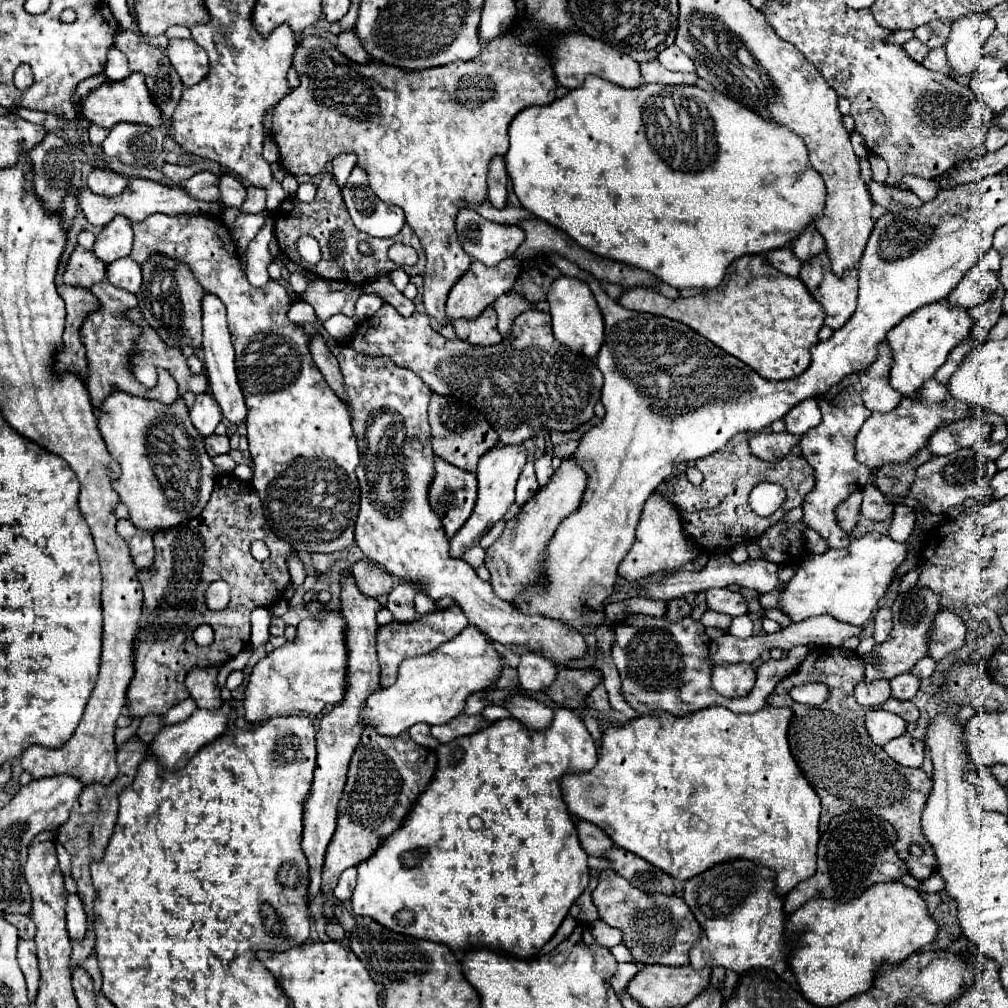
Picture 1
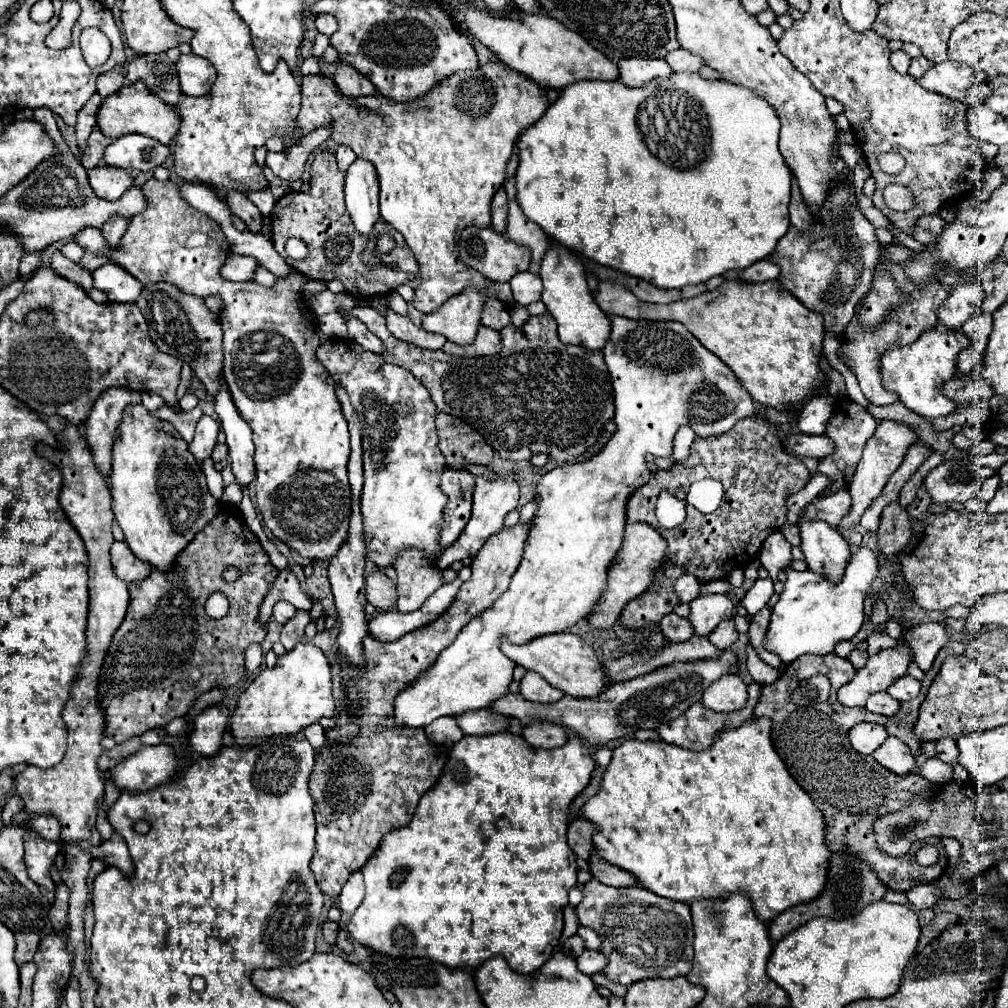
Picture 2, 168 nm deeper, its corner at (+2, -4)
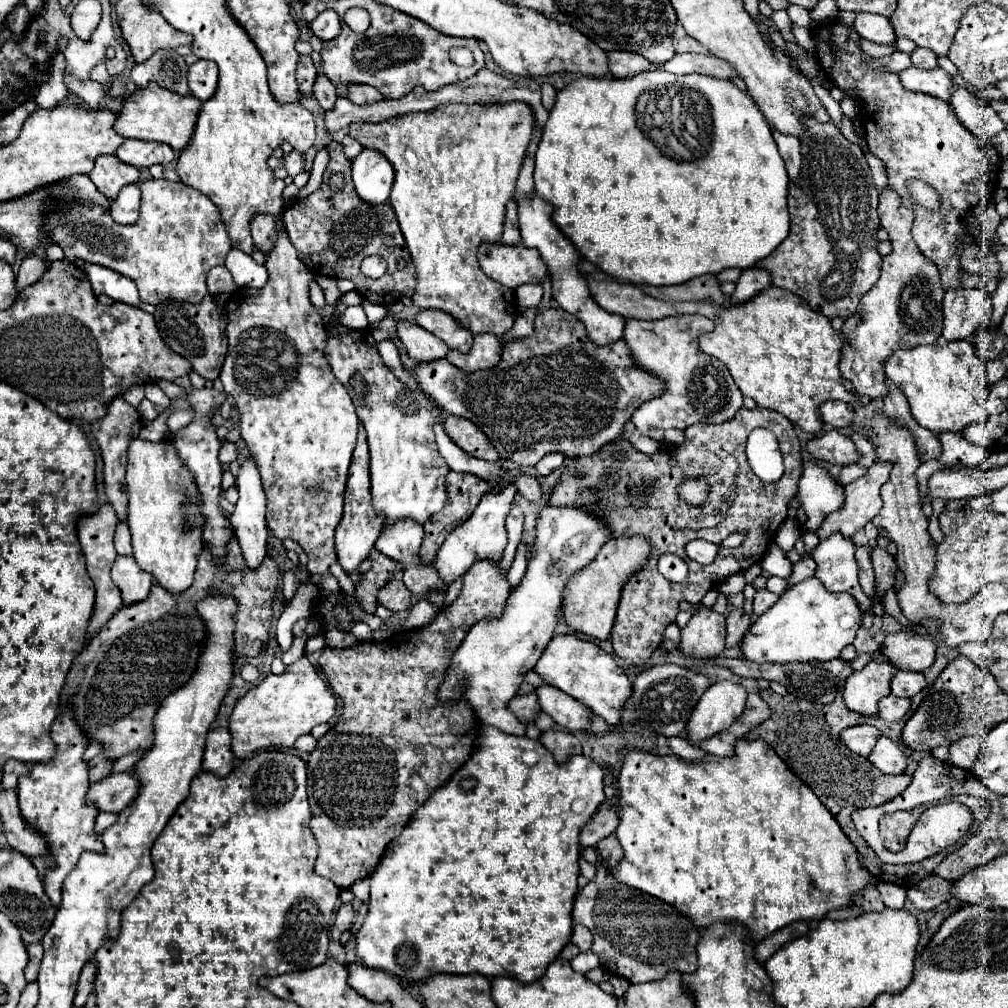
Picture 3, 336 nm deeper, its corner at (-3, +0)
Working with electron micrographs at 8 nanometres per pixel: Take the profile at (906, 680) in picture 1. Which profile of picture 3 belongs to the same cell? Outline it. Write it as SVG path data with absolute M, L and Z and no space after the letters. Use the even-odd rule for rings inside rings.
M898 670L892 678L892 694L902 698L912 698L926 686L922 672L910 672L910 670Z

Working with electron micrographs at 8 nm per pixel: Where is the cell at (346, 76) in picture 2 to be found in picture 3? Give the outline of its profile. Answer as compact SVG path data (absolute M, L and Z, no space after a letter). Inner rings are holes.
M350 84L348 86L348 100L352 104L374 104L378 100L382 100L382 94L366 84Z

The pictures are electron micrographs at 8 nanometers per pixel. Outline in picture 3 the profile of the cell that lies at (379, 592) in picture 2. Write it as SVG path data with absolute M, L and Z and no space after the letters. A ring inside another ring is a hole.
M390 580L380 588L378 604L386 606L392 612L404 612L412 604L412 594L402 580Z

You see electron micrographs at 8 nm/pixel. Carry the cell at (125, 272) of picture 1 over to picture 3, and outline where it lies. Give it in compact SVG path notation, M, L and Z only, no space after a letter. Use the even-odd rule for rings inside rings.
M86 264L84 268L90 284L92 284L92 290L96 294L106 294L110 296L112 300L118 300L118 302L124 302L124 304L130 304L130 306L140 306L140 294L136 290L136 284L110 270L110 268L104 268L104 266L98 266L98 264Z

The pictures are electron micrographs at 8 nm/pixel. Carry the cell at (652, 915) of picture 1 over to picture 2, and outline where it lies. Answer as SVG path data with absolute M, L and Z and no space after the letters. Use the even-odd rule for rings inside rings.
M597 880L583 886L585 898L575 908L581 926L591 928L601 938L601 952L607 956L605 974L631 986L645 978L675 978L691 970L693 960L693 924L689 906L651 894L641 886L613 888Z

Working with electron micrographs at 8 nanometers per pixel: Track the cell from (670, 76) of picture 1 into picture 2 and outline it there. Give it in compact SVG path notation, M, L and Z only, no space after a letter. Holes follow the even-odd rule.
M623 58L619 60L619 80L625 86L643 86L653 78L669 76L673 70L665 60L647 60L647 58Z

